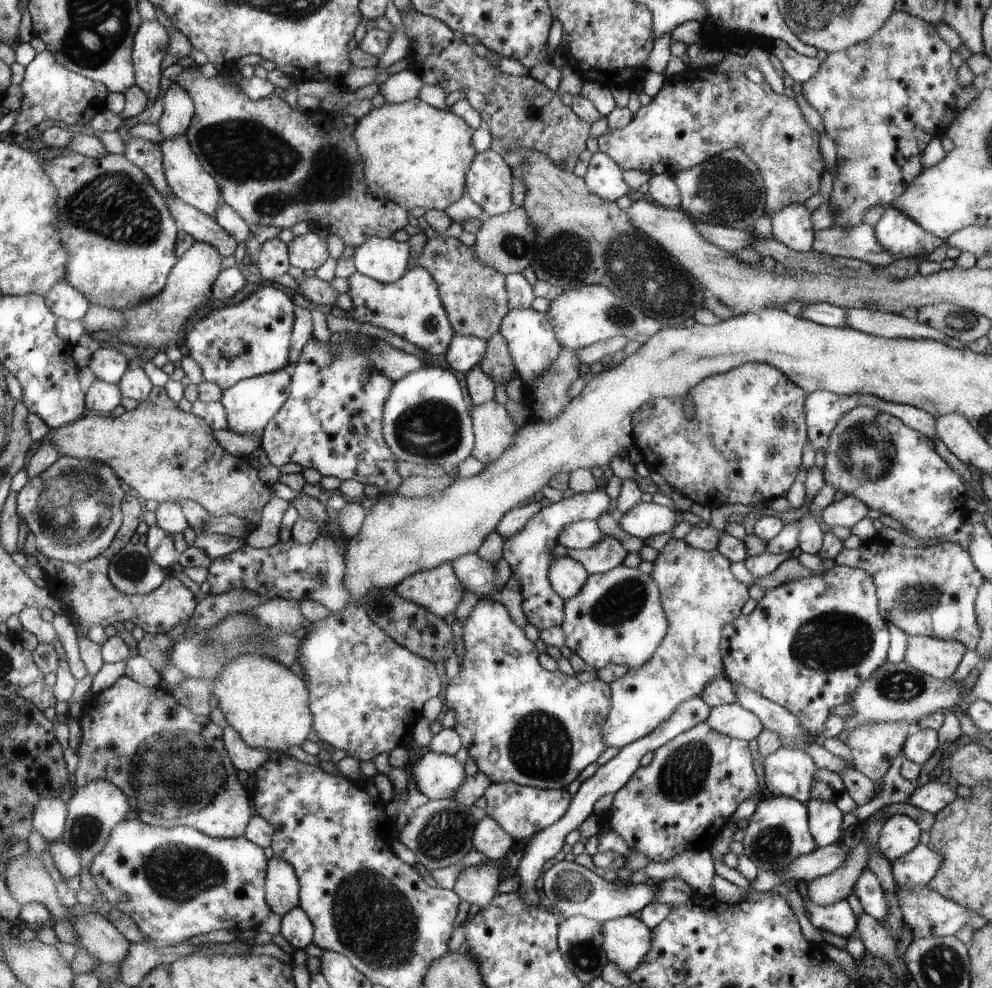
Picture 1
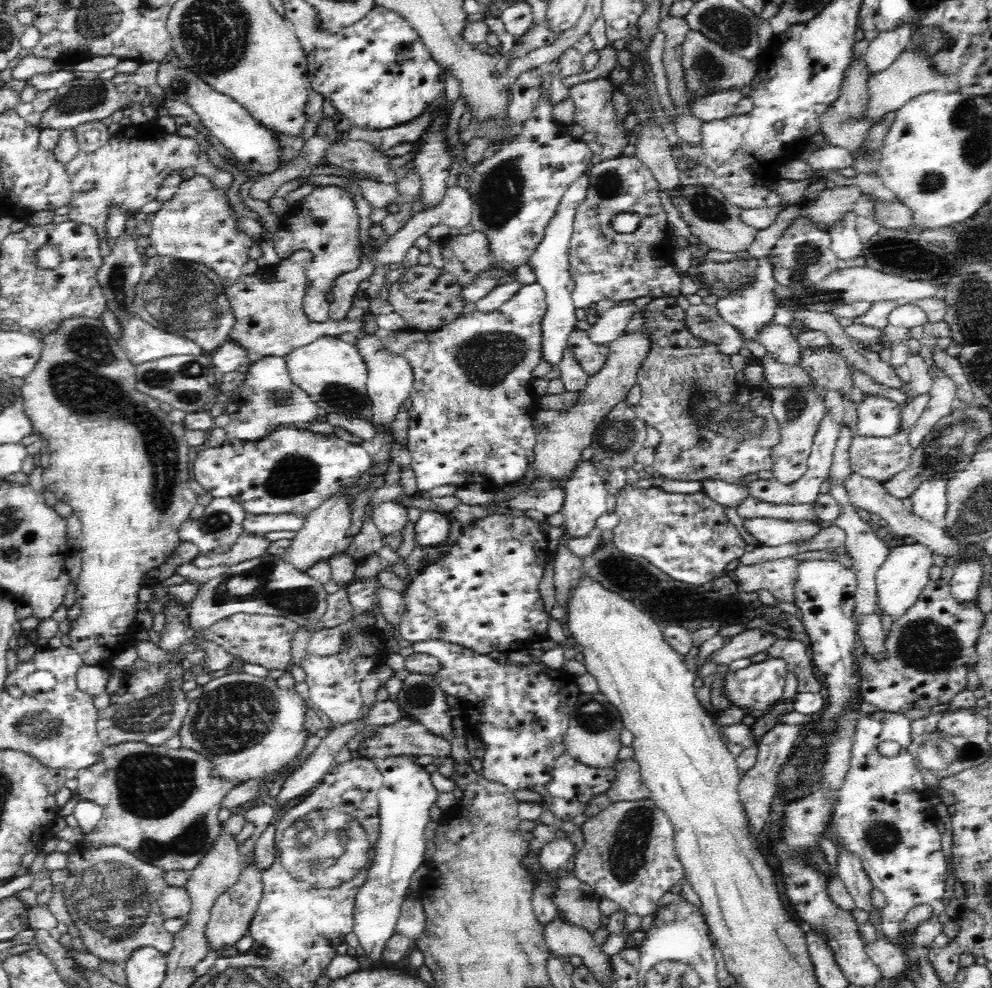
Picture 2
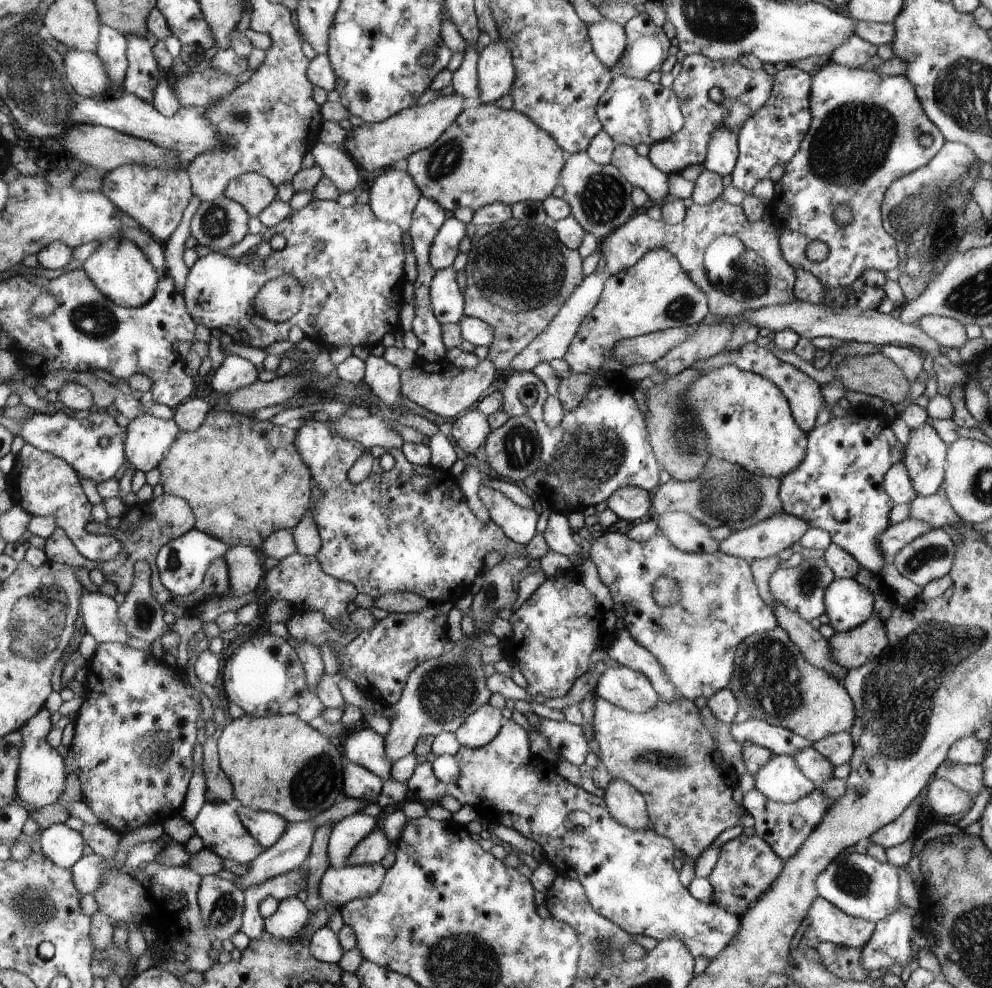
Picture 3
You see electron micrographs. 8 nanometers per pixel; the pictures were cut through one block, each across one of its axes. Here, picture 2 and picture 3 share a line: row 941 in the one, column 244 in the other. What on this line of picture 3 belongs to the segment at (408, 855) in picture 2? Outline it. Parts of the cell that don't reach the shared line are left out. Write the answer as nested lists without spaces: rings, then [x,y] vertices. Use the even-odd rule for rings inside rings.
[[[230,355],[215,370],[210,382],[215,394],[230,394],[239,391],[258,379],[259,366],[238,355]]]

